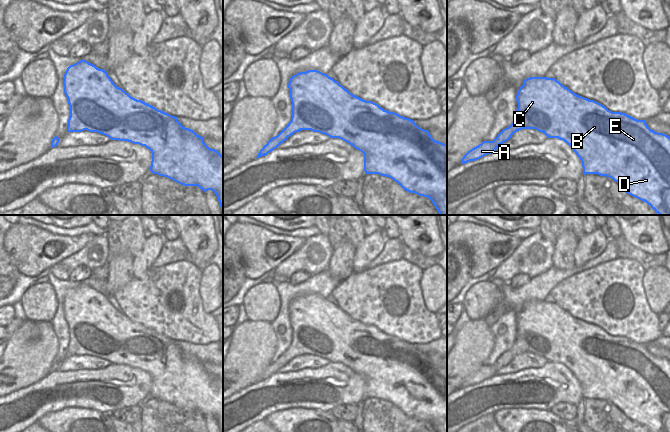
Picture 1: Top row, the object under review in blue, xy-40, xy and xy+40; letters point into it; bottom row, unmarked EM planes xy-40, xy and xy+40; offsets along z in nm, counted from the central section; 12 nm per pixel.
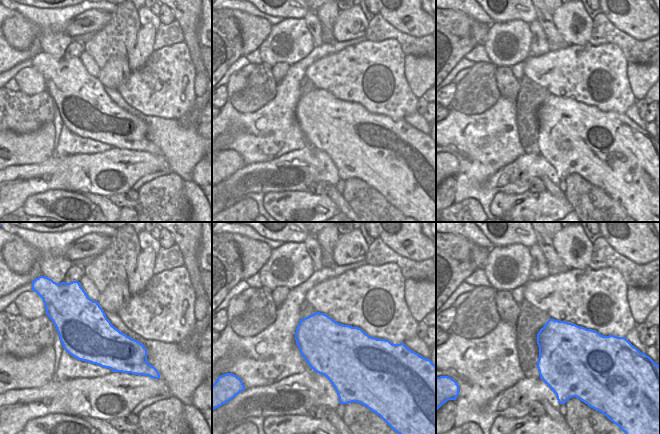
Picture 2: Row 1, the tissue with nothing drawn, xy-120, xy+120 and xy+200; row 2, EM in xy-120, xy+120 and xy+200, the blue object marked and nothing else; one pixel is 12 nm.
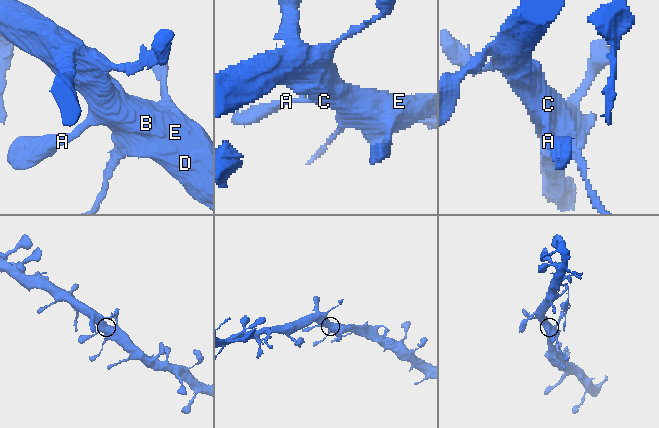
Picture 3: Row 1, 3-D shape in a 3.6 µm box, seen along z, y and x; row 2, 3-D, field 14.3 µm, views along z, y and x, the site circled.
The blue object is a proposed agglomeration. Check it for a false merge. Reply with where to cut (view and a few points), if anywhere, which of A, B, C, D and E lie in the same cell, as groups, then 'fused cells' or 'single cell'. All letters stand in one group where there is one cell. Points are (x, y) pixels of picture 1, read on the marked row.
no cut; A B C D E; single cell

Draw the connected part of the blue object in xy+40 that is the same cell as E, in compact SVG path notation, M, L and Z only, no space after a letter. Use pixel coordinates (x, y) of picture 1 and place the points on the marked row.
M530 77L516 95L518 108L513 123L493 141L483 141L469 150L462 164L496 151L514 133L535 129L548 138L558 138L571 146L580 158L583 175L598 174L617 182L626 193L646 202L659 215L670 215L670 137L651 130L645 120L612 112L602 104L579 96L555 78Z

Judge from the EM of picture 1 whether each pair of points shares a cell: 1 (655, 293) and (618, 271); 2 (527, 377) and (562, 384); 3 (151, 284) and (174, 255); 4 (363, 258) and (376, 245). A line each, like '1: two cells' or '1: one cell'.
1: two cells
2: one cell
3: two cells
4: one cell

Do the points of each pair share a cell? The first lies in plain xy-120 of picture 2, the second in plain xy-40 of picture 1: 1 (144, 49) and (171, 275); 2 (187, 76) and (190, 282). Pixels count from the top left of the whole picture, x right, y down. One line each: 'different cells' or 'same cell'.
1: different cells
2: same cell

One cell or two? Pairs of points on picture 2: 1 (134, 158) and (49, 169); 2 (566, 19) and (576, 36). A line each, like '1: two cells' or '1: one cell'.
1: one cell
2: one cell

